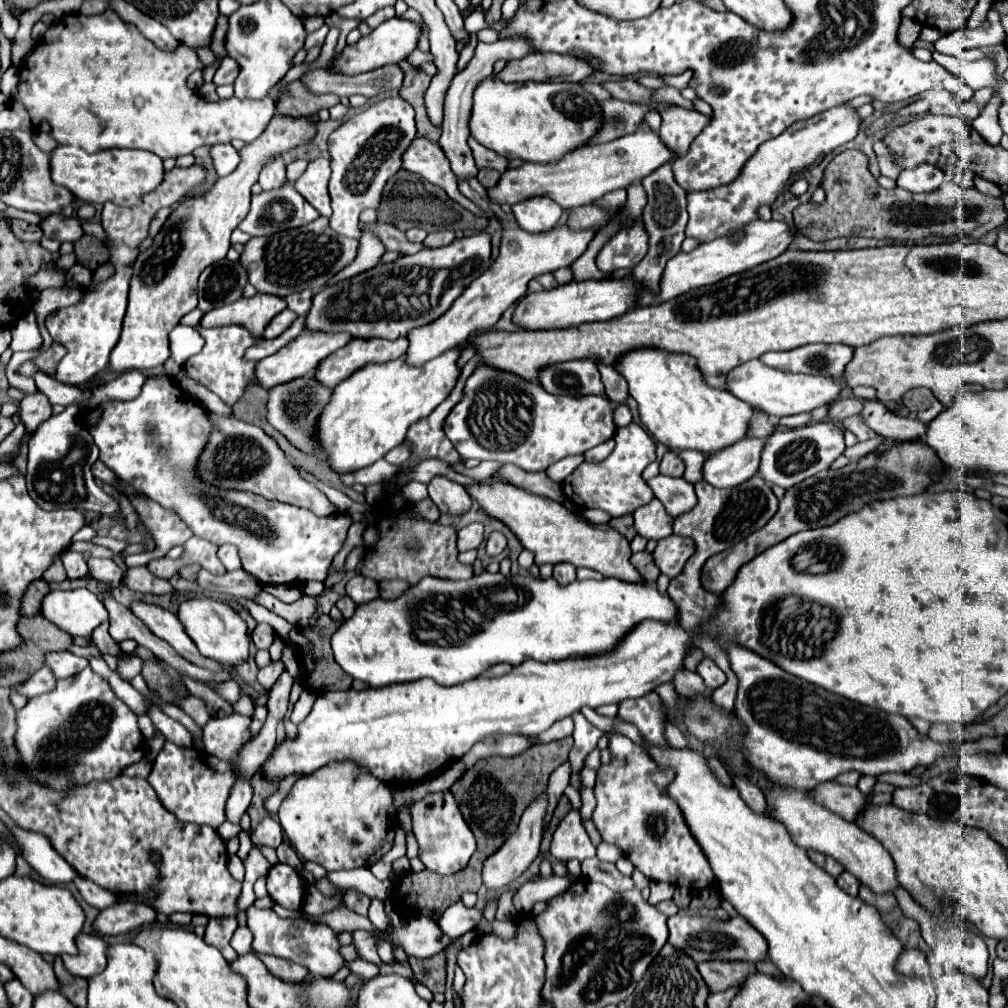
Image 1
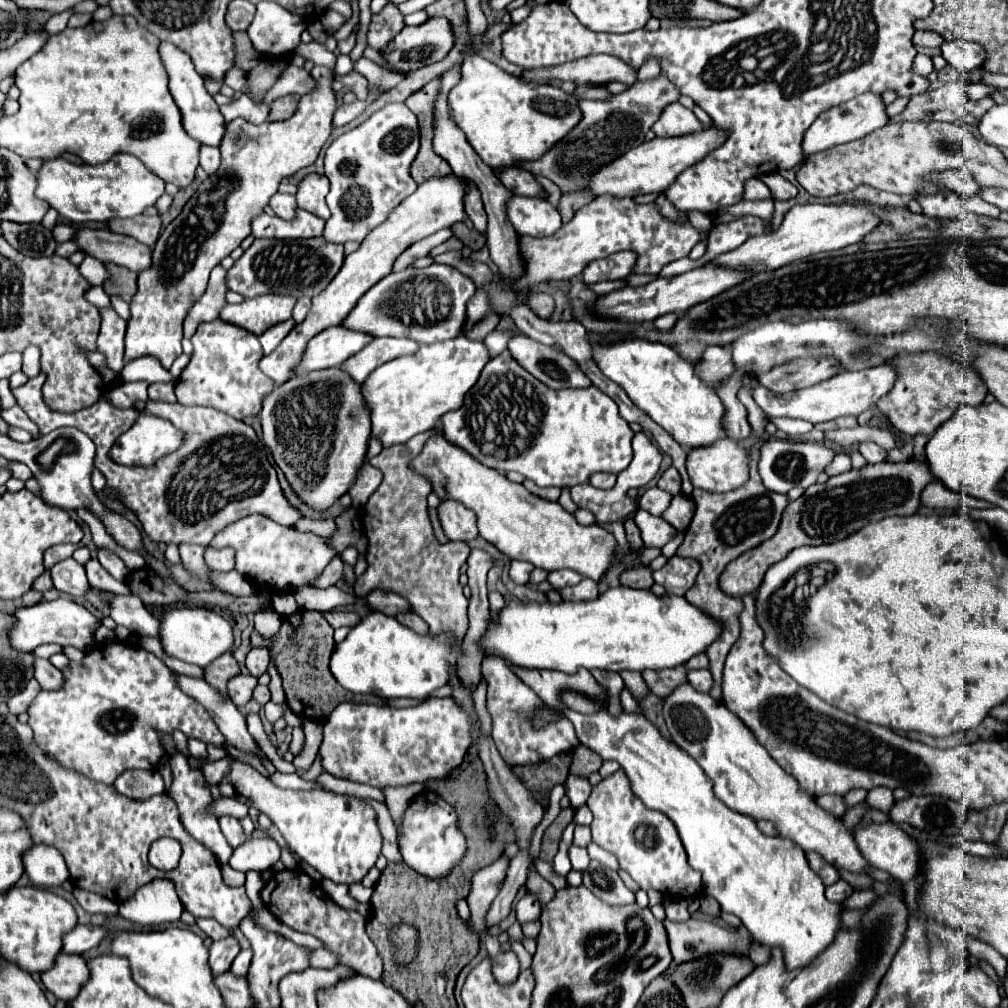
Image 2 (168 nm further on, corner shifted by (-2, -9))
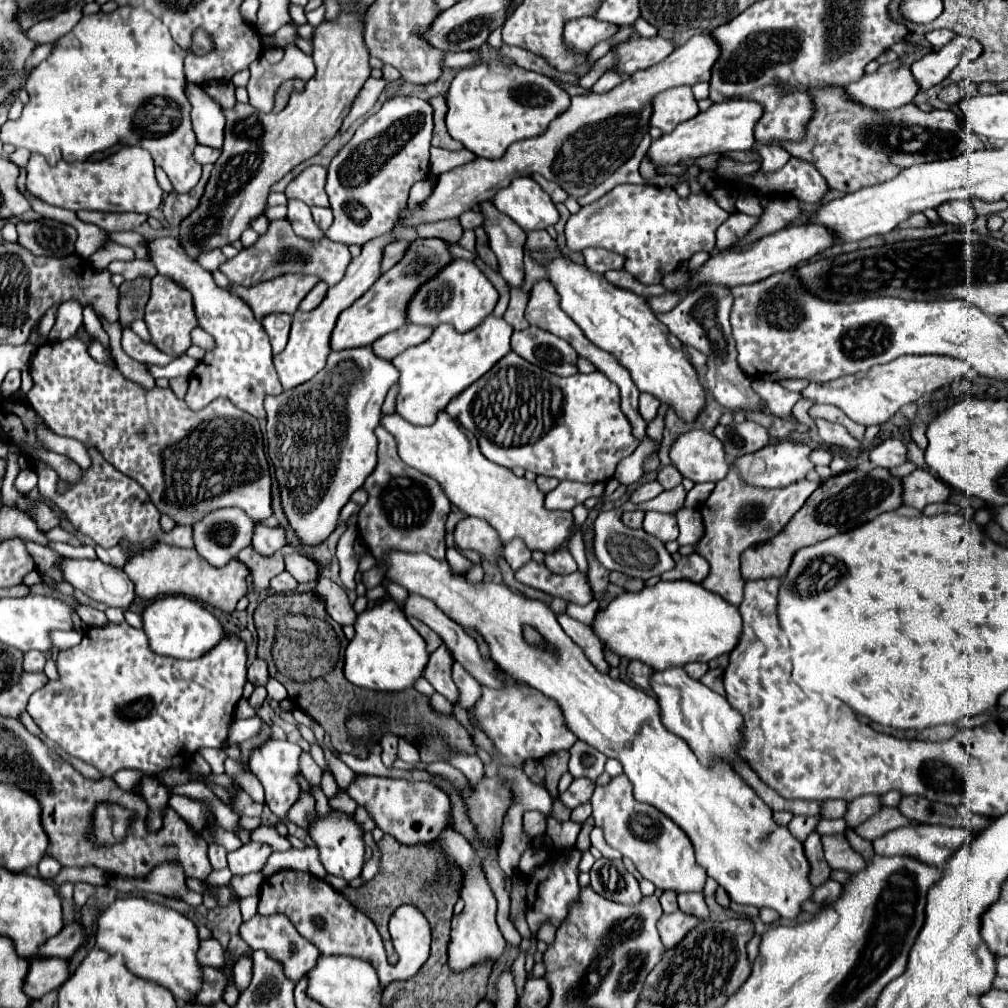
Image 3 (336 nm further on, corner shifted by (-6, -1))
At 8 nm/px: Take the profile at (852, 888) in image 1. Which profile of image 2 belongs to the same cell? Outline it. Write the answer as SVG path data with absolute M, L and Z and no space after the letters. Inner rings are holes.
M838 881L838 883L834 883L834 885L830 885L830 887L826 887L826 897L830 899L830 901L836 901L836 903L842 903L842 901L846 901L850 895L854 893L854 887L852 885L848 885L846 881Z

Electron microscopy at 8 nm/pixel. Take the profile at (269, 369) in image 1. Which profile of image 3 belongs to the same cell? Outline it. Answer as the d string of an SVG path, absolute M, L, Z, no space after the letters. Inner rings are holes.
M436 237L414 239L408 245L406 255L390 271L386 271L374 283L374 287L370 287L370 291L366 291L366 295L362 295L362 299L358 299L352 307L348 307L346 311L340 313L336 329L332 333L332 341L330 341L332 351L372 345L382 335L406 325L408 323L406 305L410 305L410 295L414 295L414 291L418 291L418 287L422 287L422 283L426 283L426 279L430 279L430 275L438 275L438 271L442 271L442 267L446 267L446 263L450 263L450 259L454 259L454 257L452 257L450 245L446 241L436 239Z

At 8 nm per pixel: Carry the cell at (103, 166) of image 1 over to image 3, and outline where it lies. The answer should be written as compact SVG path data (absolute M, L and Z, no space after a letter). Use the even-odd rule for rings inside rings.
M124 147L118 153L110 155L104 161L84 161L84 163L68 163L58 161L50 165L44 155L30 155L26 165L26 189L34 197L42 199L48 205L70 209L70 211L134 211L134 213L150 213L162 203L162 189L154 177L154 161L148 151L140 147Z

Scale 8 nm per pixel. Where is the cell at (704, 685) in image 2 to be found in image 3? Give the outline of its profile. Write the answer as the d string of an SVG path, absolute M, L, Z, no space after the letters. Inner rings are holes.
M686 663L684 671L692 677L692 679L700 679L706 671L708 671L708 663Z

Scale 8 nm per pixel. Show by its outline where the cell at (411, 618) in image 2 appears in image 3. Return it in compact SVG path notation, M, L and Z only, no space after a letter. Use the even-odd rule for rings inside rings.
M408 617L408 621L412 623L412 627L424 637L424 641L426 641L426 649L428 649L428 653L434 653L440 645L442 645L442 639L430 629L430 627L426 627L422 621L418 621L418 619L414 619L414 617Z

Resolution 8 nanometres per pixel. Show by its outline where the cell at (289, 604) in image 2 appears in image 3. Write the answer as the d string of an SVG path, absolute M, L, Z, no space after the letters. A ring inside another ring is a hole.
M324 577L318 581L318 587L314 591L326 599L326 611L336 623L340 623L342 627L354 625L356 613L354 613L350 601L346 597L346 591L340 585L336 585L334 581Z

